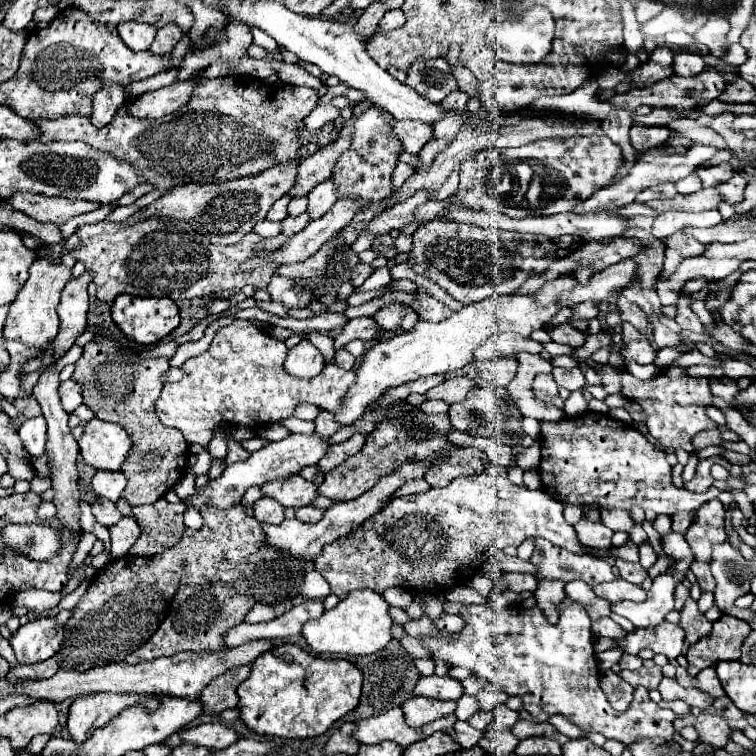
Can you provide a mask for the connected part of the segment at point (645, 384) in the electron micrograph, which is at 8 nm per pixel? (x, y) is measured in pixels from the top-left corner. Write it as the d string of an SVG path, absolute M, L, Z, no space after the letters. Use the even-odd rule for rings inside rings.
M671 367L671 371L663 371L649 381L641 381L641 379L633 377L631 373L623 371L621 373L621 393L625 399L633 399L643 407L643 411L647 415L645 425L647 425L649 433L657 441L661 441L663 447L667 447L667 449L671 447L671 449L683 449L687 453L693 453L693 445L689 445L689 437L697 435L703 429L717 427L705 415L705 407L711 405L711 399L713 399L709 381L687 377L685 369Z

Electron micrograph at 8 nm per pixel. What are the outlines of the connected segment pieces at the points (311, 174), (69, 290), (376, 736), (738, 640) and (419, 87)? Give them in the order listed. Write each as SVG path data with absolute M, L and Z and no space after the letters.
M353 117L343 125L341 135L335 143L321 147L315 155L303 159L297 167L297 181L293 185L293 189L289 191L289 197L303 197L307 195L313 187L317 187L319 183L327 181L331 175L331 169L337 163L337 157L349 149L351 145L351 133L353 133Z
M89 271L83 273L81 277L69 281L63 289L61 303L57 307L59 319L61 319L61 329L57 337L53 339L53 363L63 357L73 345L75 339L87 329L87 311L89 311L89 295L87 295L87 285L91 283Z
M393 707L385 713L375 715L375 717L367 717L367 719L357 721L355 729L353 729L353 737L365 745L375 745L379 741L389 739L389 741L395 741L397 745L407 747L415 741L421 741L421 739L433 735L435 731L445 731L445 729L453 727L455 721L457 721L457 717L449 715L449 717L441 717L437 721L431 721L429 725L423 725L419 729L413 729L405 723L401 707Z
M721 615L719 621L713 623L709 637L703 637L687 651L689 675L697 675L701 669L711 667L719 661L731 661L741 657L741 645L745 637L751 633L751 627L735 617Z
M445 59L413 61L405 83L409 83L409 87L423 97L429 97L433 103L441 103L447 93L457 89L457 81L451 75L451 65Z

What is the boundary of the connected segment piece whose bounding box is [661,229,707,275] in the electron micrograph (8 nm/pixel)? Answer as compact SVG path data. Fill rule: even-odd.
M683 229L673 233L669 239L665 239L665 243L667 243L667 251L665 251L665 267L661 275L673 273L683 259L701 255L707 249L707 245L699 243L693 235L687 235Z

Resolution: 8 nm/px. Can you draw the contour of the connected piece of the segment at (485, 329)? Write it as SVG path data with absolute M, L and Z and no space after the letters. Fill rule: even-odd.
M559 277L543 285L537 291L537 297L513 295L513 297L487 297L479 303L463 307L459 313L453 313L449 319L441 323L417 321L411 331L399 333L391 339L377 341L361 359L355 375L355 385L349 387L349 393L341 399L341 409L335 413L335 421L339 425L355 423L367 409L375 407L377 401L391 389L419 377L429 377L437 373L449 373L463 369L467 363L473 361L473 351L493 333L513 331L519 335L529 337L531 331L543 329L545 323L555 317L563 307L555 301L557 295L563 291L571 291L575 285L573 277Z

